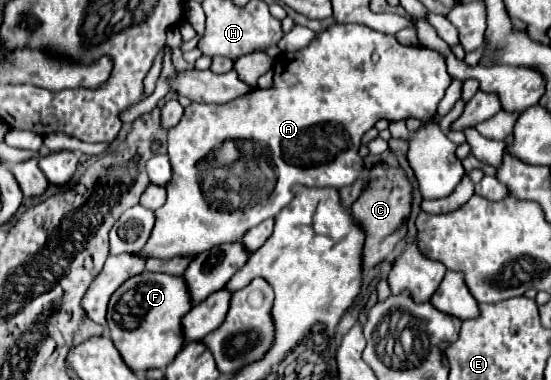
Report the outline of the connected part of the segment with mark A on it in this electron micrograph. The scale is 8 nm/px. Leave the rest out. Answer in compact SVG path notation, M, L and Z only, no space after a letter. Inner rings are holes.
M334 24L326 32L320 32L318 38L310 42L310 46L298 52L278 54L274 60L274 84L268 90L256 88L252 94L246 94L244 98L232 100L224 106L208 106L192 102L185 108L182 120L172 130L168 130L168 156L174 166L172 182L168 182L166 188L168 200L154 212L156 214L154 230L146 246L140 252L136 252L136 256L146 260L148 258L170 260L176 256L194 258L204 250L210 250L212 246L224 242L236 242L252 226L258 226L266 218L274 218L274 210L278 214L292 200L292 186L296 184L308 188L350 186L356 180L356 156L362 134L370 130L380 118L406 120L412 116L422 122L428 122L436 114L436 108L444 98L448 86L450 86L450 74L446 72L444 58L436 50L428 50L422 46L404 46L394 36L376 32L360 24ZM226 140L262 141L256 144L262 146L262 156L266 156L272 164L270 188L264 192L264 198L256 202L240 202L236 210L212 208L214 200L206 196L208 192L204 190L204 184L198 182L200 174L198 162L204 160L212 152L212 148L222 146Z

